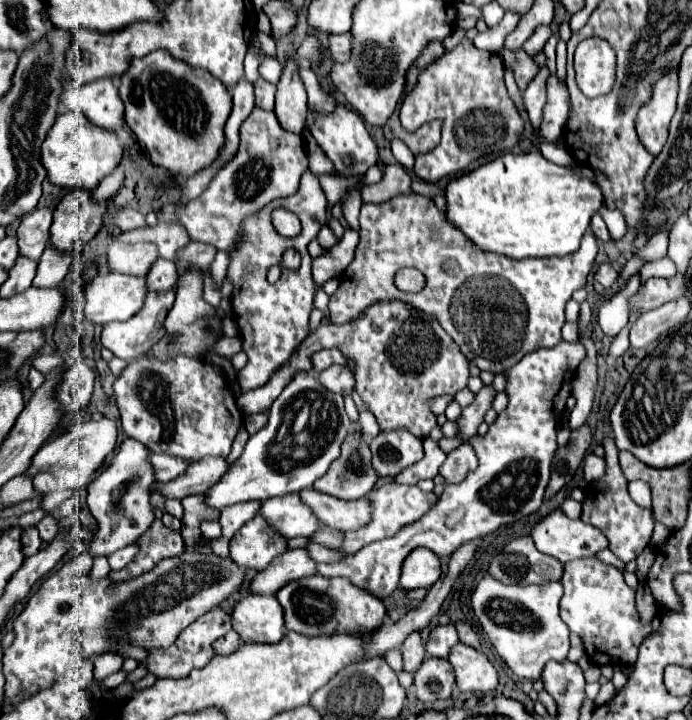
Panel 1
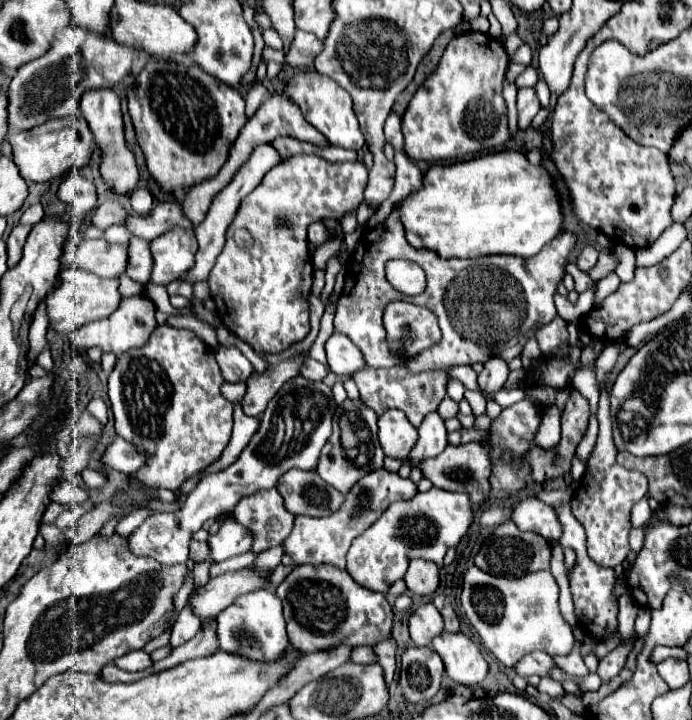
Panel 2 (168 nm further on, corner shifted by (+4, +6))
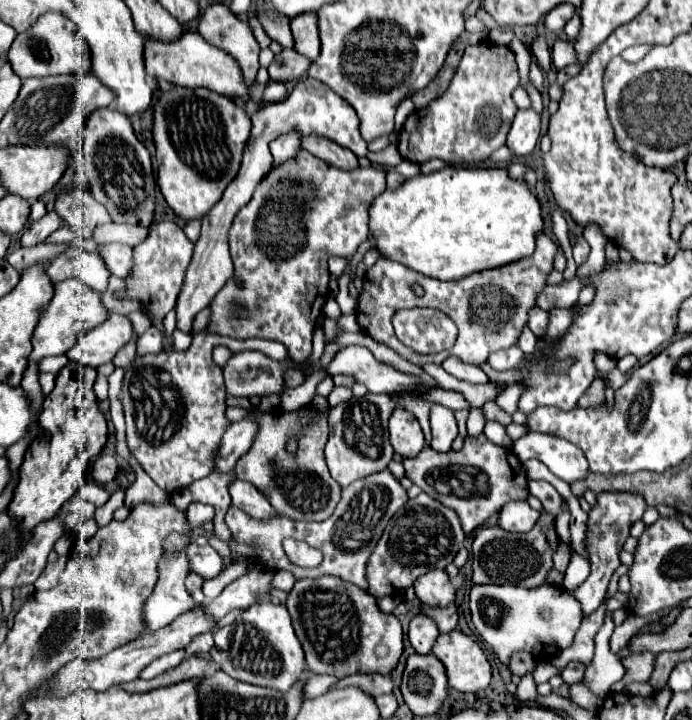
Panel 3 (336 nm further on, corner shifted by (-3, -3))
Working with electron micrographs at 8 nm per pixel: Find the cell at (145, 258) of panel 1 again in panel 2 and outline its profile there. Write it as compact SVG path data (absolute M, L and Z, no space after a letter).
M83 240L77 246L65 244L59 258L61 266L75 266L101 278L117 278L127 266L127 246L107 244L105 240Z

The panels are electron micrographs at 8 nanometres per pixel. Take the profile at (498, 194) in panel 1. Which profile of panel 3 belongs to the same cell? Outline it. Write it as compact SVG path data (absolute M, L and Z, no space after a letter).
M444 167L430 175L412 177L396 191L386 189L370 209L370 237L376 239L378 253L440 281L454 281L482 269L526 259L536 251L536 239L542 231L542 205L536 193L524 179L510 177L508 169Z

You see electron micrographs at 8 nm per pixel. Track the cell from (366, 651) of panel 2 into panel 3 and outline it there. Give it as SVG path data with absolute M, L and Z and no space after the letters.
M310 673L308 679L306 679L306 685L304 685L304 697L312 699L312 697L318 697L318 695L324 695L338 681L340 681L340 677L334 677L334 675L314 675L314 673Z

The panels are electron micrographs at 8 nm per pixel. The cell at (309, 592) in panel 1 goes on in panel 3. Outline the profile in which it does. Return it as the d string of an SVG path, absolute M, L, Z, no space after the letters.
M340 577L300 579L288 593L286 609L292 617L296 637L306 653L312 673L354 675L354 673L392 673L402 655L402 625L396 615L380 611L376 597L368 591L342 581Z

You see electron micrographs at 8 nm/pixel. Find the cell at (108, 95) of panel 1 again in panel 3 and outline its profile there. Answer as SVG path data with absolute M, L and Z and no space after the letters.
M112 107L96 109L88 117L82 155L86 159L86 175L92 185L92 195L108 209L112 219L116 223L148 227L152 223L156 183L150 153L136 139L130 119Z

